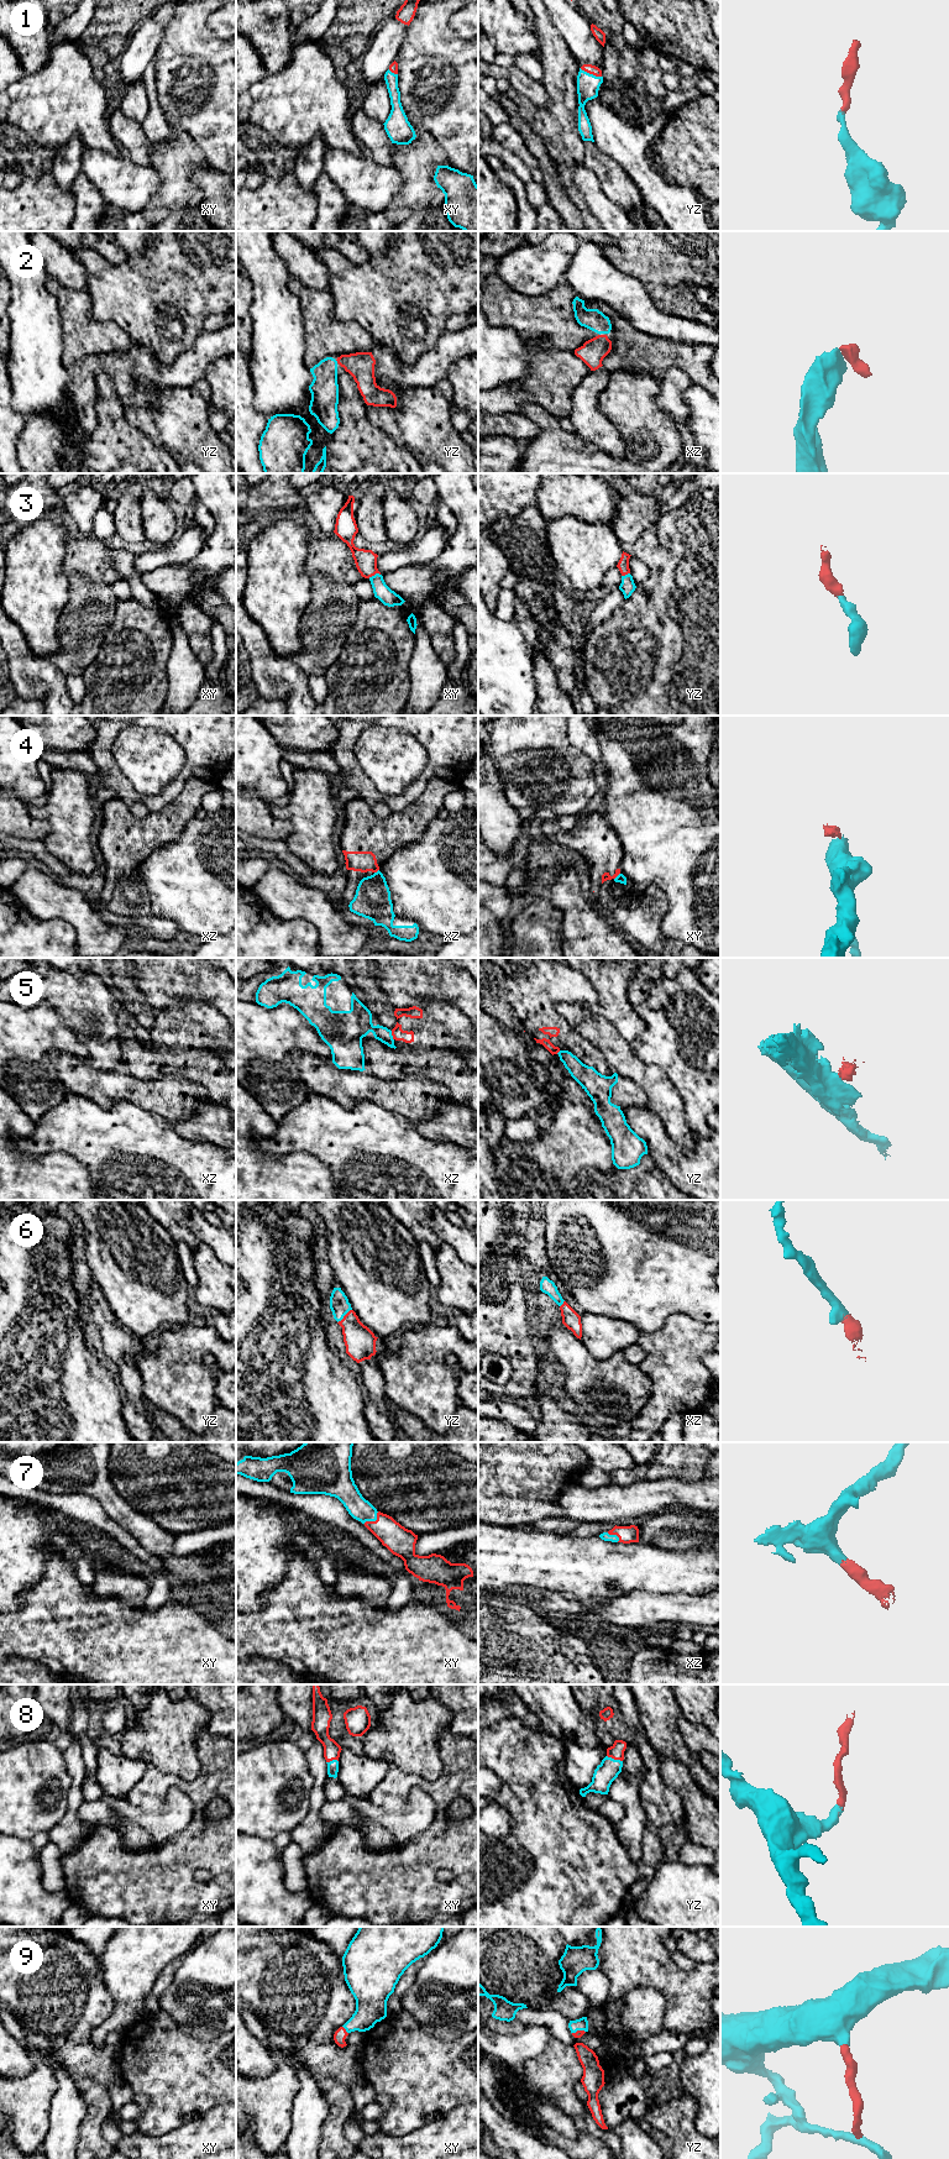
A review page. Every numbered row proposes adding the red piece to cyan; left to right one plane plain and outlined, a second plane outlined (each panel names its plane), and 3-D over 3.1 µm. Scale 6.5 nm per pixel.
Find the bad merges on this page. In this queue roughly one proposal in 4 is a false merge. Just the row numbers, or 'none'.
4, 5

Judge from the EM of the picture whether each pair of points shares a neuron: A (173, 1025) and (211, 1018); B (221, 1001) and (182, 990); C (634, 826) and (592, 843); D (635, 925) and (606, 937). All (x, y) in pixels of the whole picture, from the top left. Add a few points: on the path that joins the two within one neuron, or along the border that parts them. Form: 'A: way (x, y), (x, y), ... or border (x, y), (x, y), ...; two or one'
A: way (183, 1018), (202, 1018); one
B: way (211, 991), (192, 990); one
C: border (601, 813), (622, 844), (622, 861); two
D: border (603, 912), (611, 925), (633, 944); two

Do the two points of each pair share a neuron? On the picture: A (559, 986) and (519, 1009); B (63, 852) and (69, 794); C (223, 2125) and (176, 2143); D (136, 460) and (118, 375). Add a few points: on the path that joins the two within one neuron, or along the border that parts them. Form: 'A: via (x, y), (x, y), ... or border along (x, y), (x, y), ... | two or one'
A: via (549, 996), (544, 1001), (529, 1002) | one
B: via (69, 837), (69, 808) | one
C: via (210, 2126), (189, 2126), (188, 2131) | one
D: border along (110, 378), (125, 404) | two

